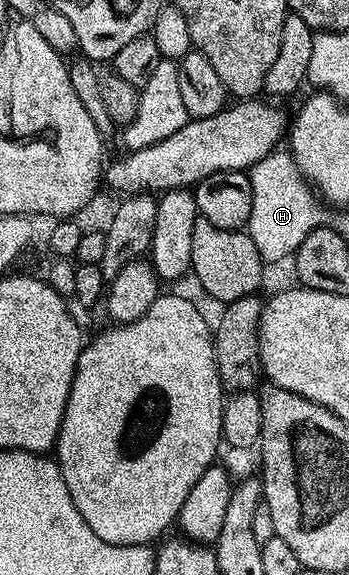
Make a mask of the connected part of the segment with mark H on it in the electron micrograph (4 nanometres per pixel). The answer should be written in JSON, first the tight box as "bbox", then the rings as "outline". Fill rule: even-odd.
{"bbox":[246,151,329,265],"outline":[[[286,151],[280,152],[271,152],[268,157],[254,163],[248,171],[252,185],[252,213],[249,214],[246,232],[255,242],[256,251],[260,253],[262,261],[268,265],[291,258],[298,250],[300,242],[304,241],[312,229],[323,227],[329,222],[326,211],[328,209],[317,199],[315,192],[303,178],[302,172],[295,165],[293,156]]]}

